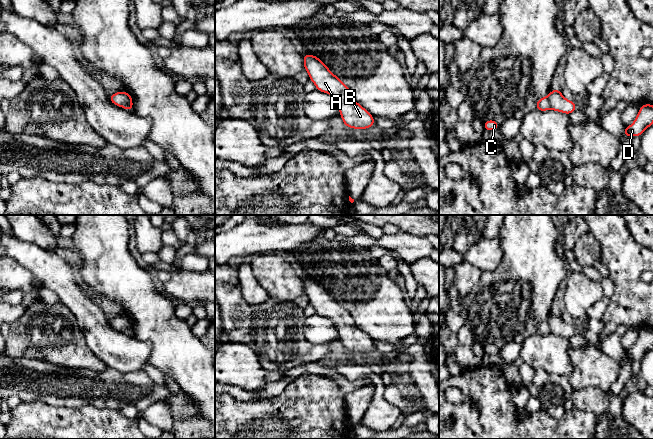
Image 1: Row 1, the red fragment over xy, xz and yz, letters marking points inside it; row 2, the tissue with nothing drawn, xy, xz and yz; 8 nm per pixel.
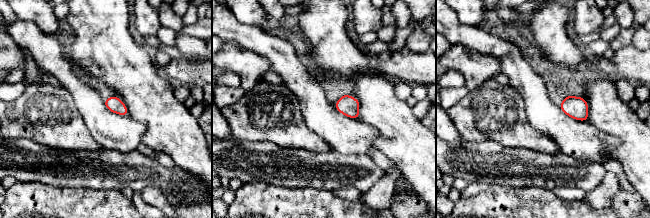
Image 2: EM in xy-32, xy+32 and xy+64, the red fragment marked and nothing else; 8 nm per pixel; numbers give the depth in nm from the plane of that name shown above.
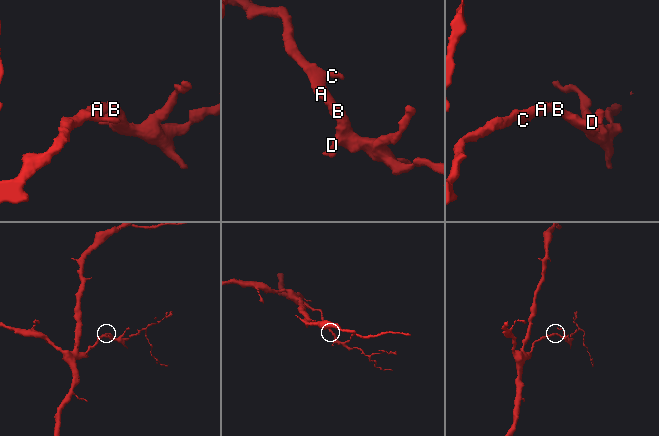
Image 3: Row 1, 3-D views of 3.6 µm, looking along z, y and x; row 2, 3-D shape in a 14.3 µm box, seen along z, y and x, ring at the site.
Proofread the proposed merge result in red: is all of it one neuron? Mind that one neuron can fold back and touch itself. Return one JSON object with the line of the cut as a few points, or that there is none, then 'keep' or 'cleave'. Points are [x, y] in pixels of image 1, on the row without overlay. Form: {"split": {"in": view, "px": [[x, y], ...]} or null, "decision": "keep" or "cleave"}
{"split": null, "decision": "keep"}

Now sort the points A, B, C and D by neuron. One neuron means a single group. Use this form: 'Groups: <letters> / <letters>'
Groups: A B C D

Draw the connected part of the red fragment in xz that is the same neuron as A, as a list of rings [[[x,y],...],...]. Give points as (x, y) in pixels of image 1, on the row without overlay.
[[[303,279],[304,293],[316,313],[330,318],[339,328],[339,338],[343,348],[354,353],[366,353],[374,350],[374,341],[354,324],[349,312],[335,300],[316,280]]]

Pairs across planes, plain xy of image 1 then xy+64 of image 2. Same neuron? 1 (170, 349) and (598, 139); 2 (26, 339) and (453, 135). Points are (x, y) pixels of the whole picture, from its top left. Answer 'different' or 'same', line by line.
1: different
2: different

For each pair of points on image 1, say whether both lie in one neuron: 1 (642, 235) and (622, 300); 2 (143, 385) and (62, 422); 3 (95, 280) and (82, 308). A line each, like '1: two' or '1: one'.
1: two
2: two
3: two

